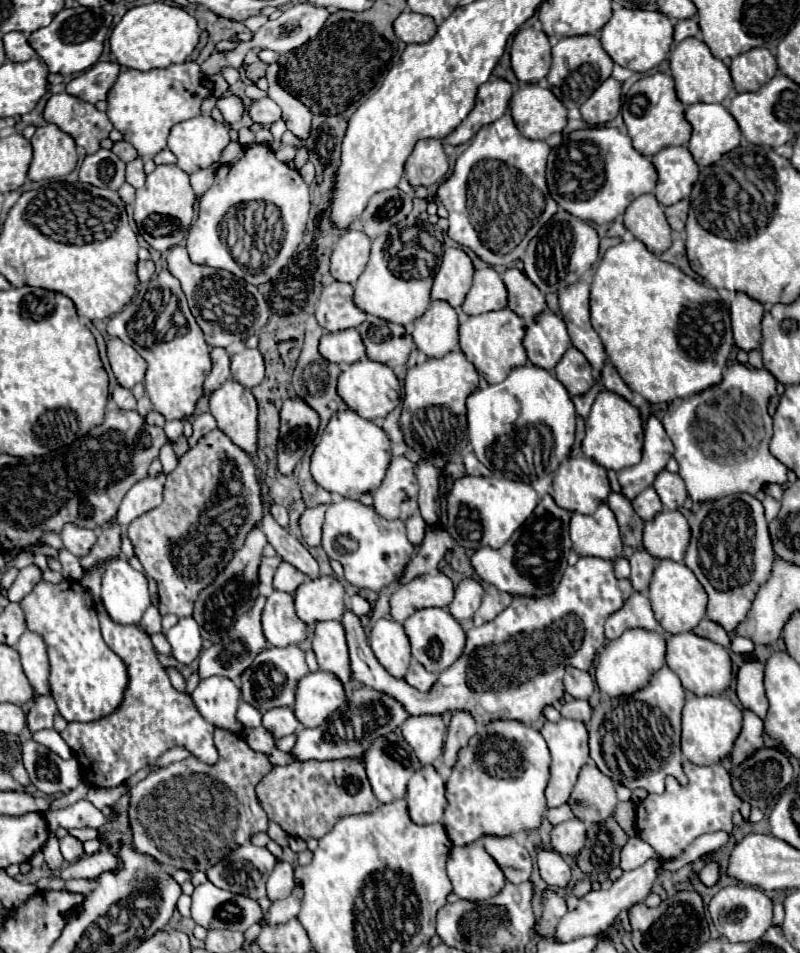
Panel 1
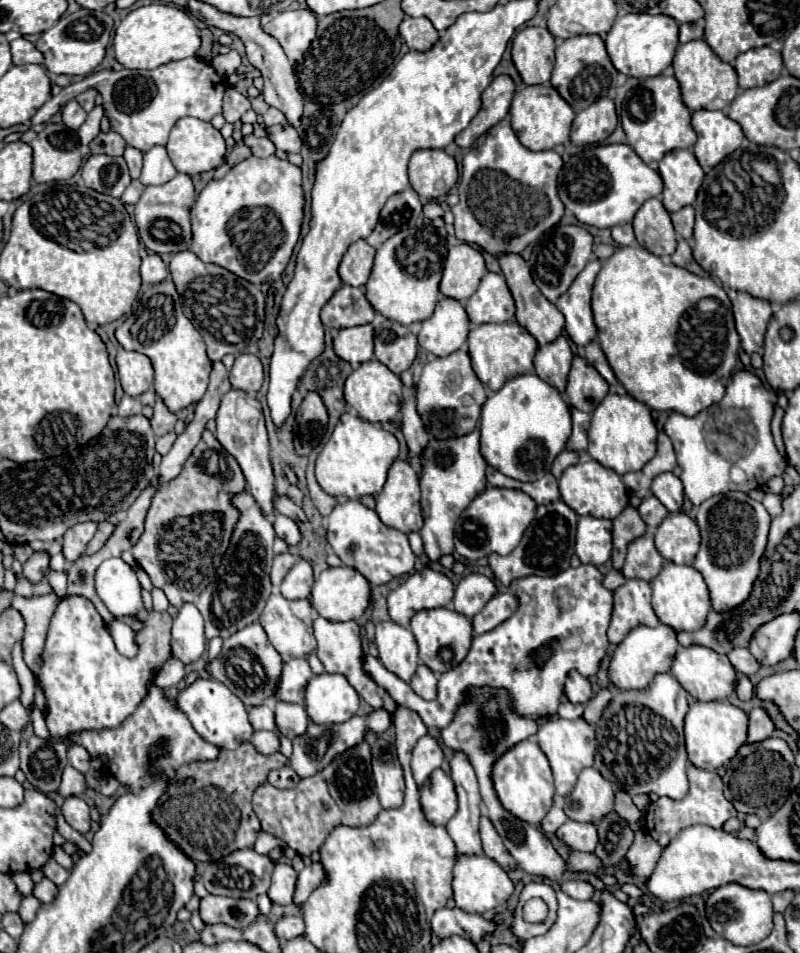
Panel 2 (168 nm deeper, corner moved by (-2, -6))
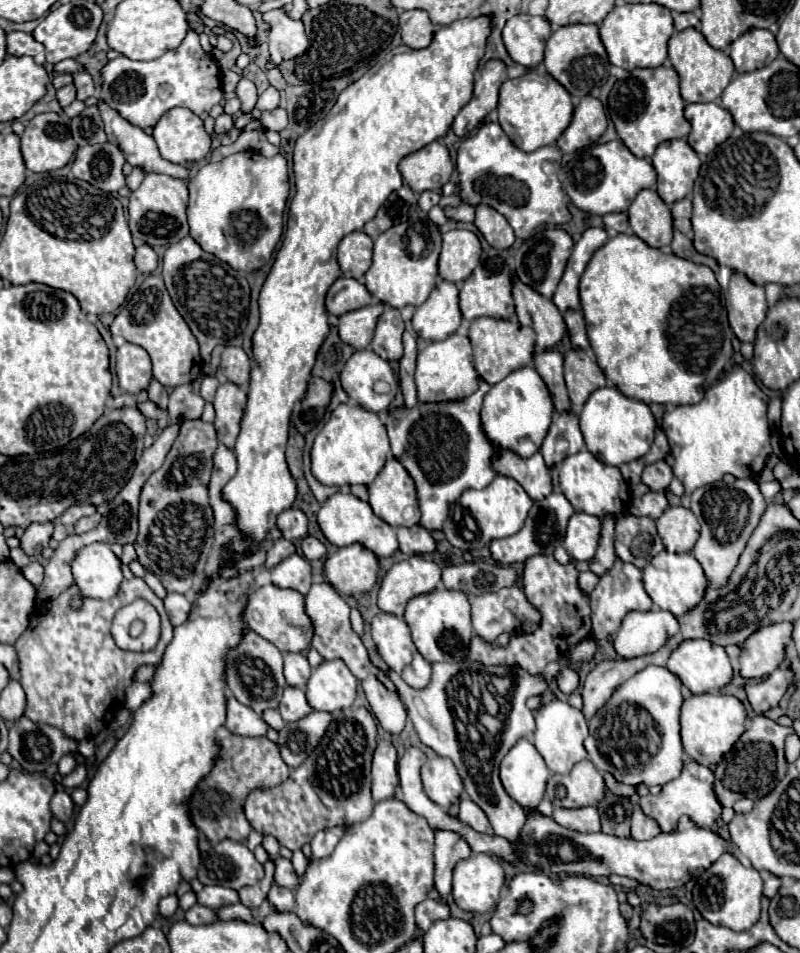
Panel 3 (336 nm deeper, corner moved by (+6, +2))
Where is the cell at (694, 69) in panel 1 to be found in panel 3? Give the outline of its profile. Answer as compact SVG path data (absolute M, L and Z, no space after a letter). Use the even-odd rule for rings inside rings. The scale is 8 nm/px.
M685 29L669 39L669 61L673 69L679 73L681 97L687 103L717 101L735 75L733 61L723 51L713 49L697 29Z

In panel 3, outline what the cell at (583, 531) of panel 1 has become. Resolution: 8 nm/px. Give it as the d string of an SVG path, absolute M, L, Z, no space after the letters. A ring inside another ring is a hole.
M575 513L569 519L565 533L565 549L571 555L571 559L575 561L593 559L599 543L599 529L601 529L599 517L587 513Z

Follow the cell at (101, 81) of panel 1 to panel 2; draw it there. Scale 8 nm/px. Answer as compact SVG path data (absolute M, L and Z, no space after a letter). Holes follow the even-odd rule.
M87 89L85 93L81 93L81 95L77 95L75 97L75 101L89 113L93 107L95 107L95 97L97 97L97 91L95 89Z

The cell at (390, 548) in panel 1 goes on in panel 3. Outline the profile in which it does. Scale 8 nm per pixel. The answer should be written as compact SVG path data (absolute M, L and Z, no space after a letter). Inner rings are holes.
M335 493L331 495L319 509L317 513L317 523L323 531L323 535L337 547L347 547L353 543L361 543L363 547L367 547L371 553L375 553L379 559L381 557L391 557L397 549L399 549L399 541L395 535L395 529L391 525L387 525L383 519L379 519L369 503L357 499L355 495L347 493Z

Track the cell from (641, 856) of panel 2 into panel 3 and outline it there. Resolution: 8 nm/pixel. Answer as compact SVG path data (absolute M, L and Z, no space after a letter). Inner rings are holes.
M637 807L631 819L631 837L637 841L647 841L647 839L653 839L659 831L661 829L657 827L657 823L647 815L643 815L643 811Z

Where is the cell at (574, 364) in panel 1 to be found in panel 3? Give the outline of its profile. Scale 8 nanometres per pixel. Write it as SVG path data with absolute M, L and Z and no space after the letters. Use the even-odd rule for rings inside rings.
M569 349L565 353L565 383L571 405L581 411L589 395L605 385L605 375L595 357L591 357L587 351Z

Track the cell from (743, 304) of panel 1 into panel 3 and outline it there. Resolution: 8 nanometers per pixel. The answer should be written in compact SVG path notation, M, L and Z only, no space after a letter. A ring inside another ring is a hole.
M719 265L716 279L721 287L729 325L739 341L755 341L755 331L765 319L765 289L751 283L731 267Z

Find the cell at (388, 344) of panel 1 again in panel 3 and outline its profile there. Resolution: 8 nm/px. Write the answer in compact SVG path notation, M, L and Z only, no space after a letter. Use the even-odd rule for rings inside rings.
M385 307L383 315L377 321L375 337L373 337L373 351L387 359L387 361L399 361L403 357L403 343L401 335L405 331L405 323L401 319L401 313L393 307Z

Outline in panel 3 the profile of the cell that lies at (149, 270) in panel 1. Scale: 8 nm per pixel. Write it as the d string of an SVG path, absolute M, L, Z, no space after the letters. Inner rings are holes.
M149 245L137 247L135 265L137 265L139 273L145 273L145 275L153 273L153 271L157 269L157 263L159 263L159 257L157 257L157 253L153 251L153 247L149 247Z

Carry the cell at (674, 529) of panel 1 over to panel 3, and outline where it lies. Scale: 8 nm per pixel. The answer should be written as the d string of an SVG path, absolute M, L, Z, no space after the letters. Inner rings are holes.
M681 505L667 507L667 511L655 523L665 549L671 553L691 551L699 537L699 523L695 515Z

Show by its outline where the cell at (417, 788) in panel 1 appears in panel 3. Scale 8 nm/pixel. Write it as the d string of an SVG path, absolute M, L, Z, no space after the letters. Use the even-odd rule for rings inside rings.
M443 757L429 759L421 767L421 781L427 797L445 809L463 793L463 783L455 765Z

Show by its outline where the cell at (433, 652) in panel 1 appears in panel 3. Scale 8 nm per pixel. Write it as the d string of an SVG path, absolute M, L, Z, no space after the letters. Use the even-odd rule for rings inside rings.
M435 589L427 595L417 595L407 603L405 611L405 623L411 629L413 643L417 651L429 661L429 663L457 663L463 659L463 645L465 651L469 647L469 641L473 637L471 627L471 607L469 599L461 591L447 591L447 589Z

